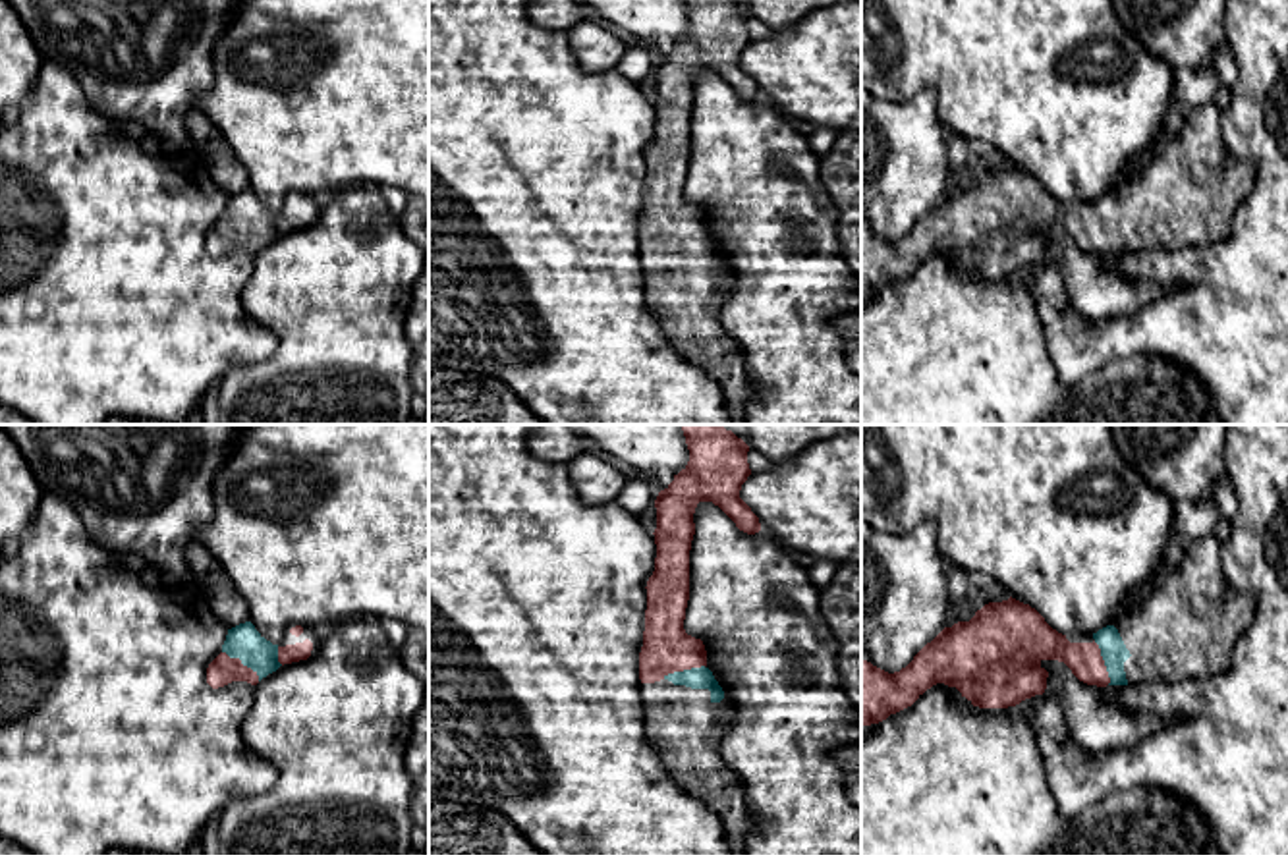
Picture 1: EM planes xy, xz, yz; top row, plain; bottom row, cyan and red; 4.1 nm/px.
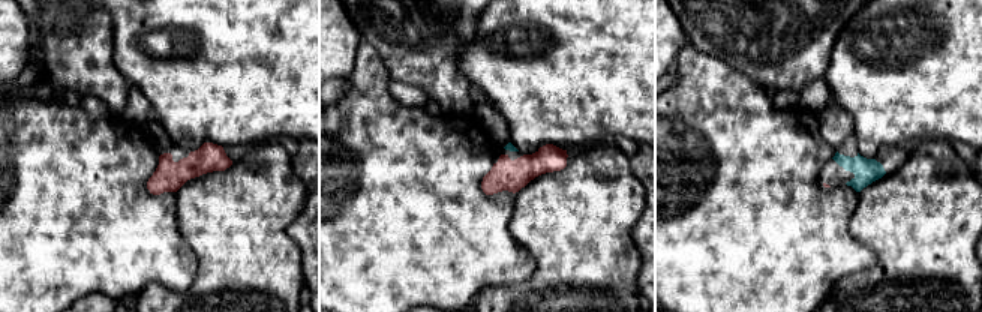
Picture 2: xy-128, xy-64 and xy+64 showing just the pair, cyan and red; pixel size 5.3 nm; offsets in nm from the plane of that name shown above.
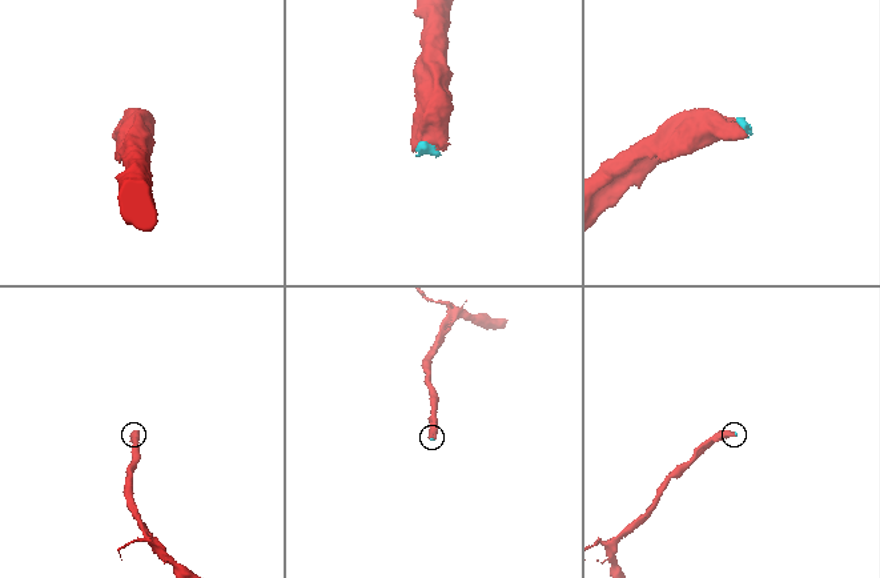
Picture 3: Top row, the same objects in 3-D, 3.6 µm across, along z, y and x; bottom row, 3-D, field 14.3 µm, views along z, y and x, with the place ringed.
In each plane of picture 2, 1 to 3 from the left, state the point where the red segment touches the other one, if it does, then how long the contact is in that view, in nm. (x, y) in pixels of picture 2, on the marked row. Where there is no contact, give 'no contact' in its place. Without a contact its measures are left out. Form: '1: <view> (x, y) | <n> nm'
1: no contact
2: no contact
3: no contact

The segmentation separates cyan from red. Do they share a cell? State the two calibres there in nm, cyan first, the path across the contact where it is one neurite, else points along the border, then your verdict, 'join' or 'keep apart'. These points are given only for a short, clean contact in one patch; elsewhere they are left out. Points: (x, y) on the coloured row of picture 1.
calibres 150 and 120 nm; way xy (244, 641), (242, 662), (223, 670); join

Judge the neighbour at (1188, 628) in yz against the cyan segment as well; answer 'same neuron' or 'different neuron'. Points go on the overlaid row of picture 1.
same neuron

